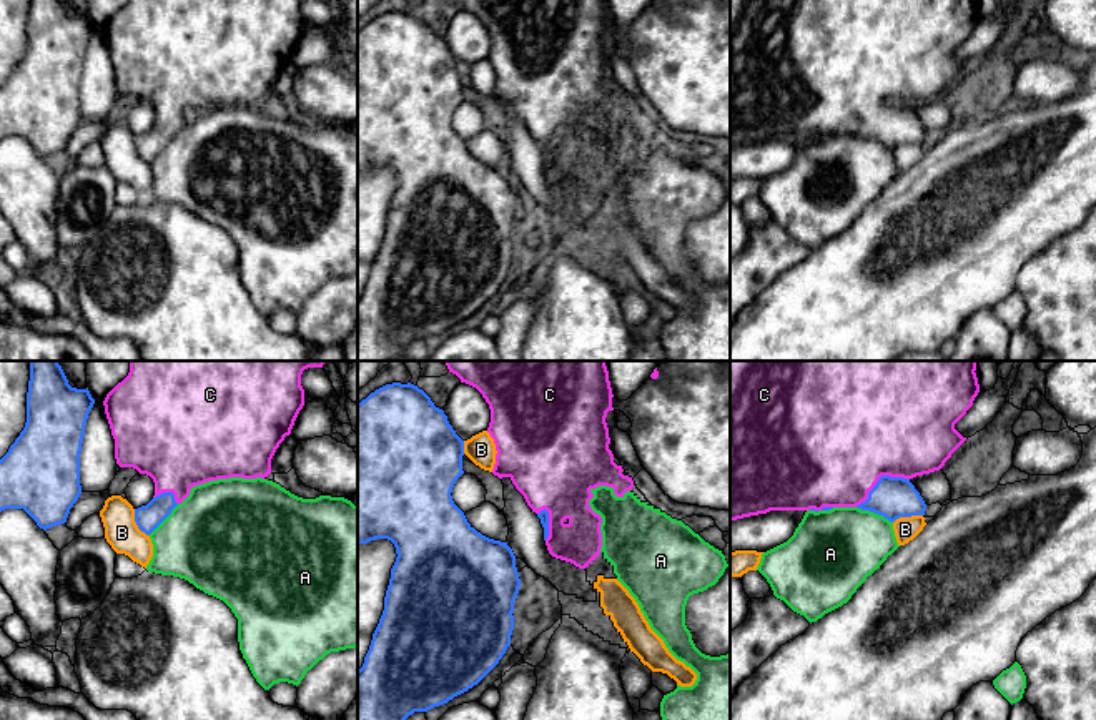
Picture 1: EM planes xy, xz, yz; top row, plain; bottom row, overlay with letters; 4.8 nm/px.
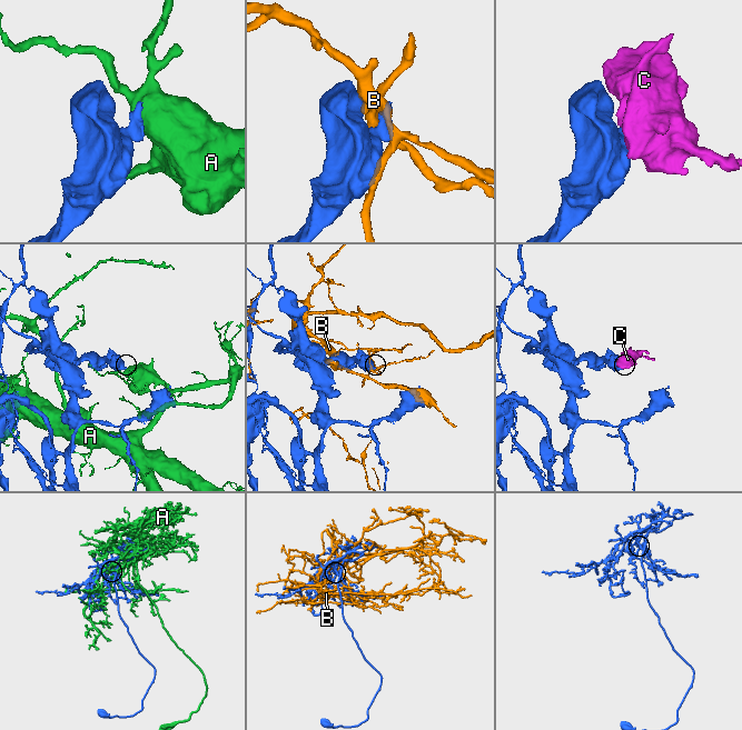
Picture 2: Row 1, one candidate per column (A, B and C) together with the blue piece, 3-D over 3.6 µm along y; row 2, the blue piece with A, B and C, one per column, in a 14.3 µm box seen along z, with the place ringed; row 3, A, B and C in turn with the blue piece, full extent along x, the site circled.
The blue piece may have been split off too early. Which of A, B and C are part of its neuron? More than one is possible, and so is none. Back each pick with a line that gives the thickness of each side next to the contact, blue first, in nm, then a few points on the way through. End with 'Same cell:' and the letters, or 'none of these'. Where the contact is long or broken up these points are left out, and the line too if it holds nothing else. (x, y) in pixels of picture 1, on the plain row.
C: calibres 200 and 500 nm
Same cell: C

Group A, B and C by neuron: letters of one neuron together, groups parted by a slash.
A / B / C

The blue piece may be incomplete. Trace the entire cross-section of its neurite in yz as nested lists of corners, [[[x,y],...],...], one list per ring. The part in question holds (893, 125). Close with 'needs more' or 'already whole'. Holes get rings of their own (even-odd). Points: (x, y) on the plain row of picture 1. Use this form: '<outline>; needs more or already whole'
[[[730,0],[730,148],[770,138],[818,140],[833,135],[858,135],[883,143],[890,150],[925,143],[926,131],[910,108],[940,98],[966,68],[955,52],[973,33],[978,20],[976,0]]]; needs more

